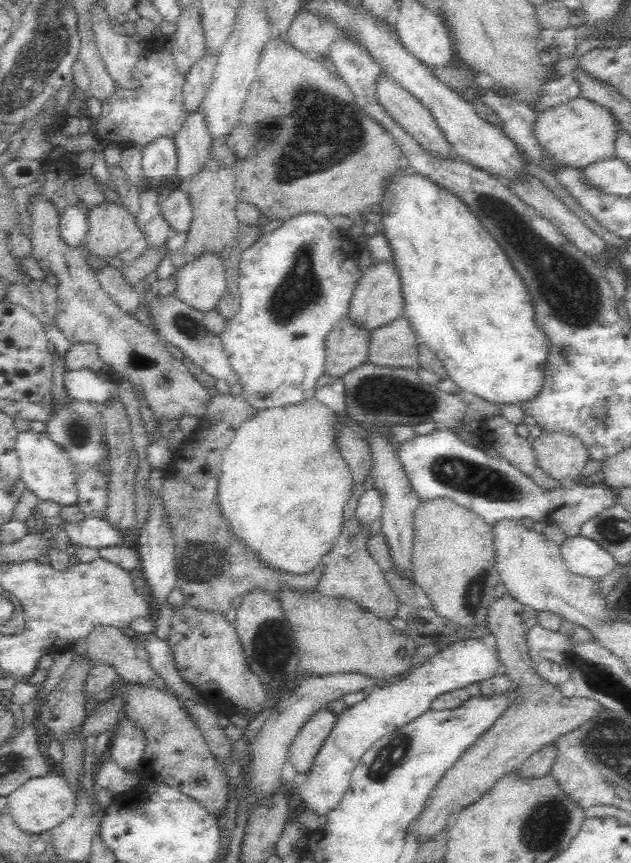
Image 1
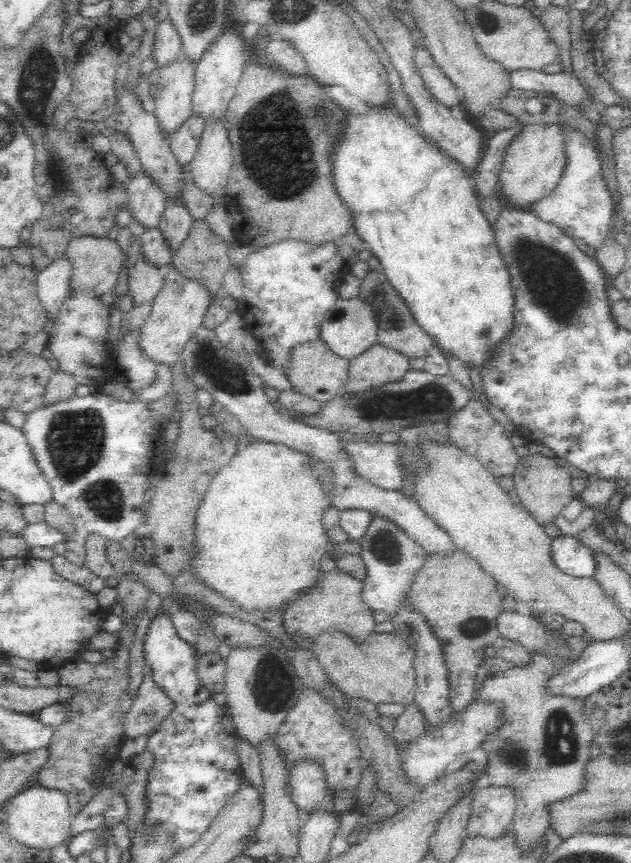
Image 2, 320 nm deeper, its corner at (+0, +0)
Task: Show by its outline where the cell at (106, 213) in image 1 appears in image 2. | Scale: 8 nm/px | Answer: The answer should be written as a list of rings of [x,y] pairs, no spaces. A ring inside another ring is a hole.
[[[82,236],[73,238],[66,250],[66,255],[72,261],[72,274],[69,288],[77,289],[84,287],[101,295],[113,290],[118,280],[118,273],[123,265],[125,251],[118,246],[116,240],[106,236]]]

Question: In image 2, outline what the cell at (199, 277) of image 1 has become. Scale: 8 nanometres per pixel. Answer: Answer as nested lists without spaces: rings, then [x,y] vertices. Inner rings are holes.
[[[170,262],[167,265],[167,273],[160,292],[152,300],[152,312],[141,326],[140,347],[144,354],[154,359],[156,364],[160,362],[170,366],[179,360],[179,354],[183,351],[188,339],[195,334],[197,328],[203,324],[204,316],[208,309],[217,302],[221,296],[212,295],[204,281],[196,277],[182,275],[176,265]]]

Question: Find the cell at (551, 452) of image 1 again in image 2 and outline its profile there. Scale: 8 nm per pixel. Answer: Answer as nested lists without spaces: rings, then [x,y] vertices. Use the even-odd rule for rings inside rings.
[[[541,453],[522,456],[513,475],[515,489],[514,498],[521,507],[530,512],[540,524],[553,523],[554,518],[560,516],[562,507],[574,495],[572,492],[572,476],[562,466],[556,463],[555,458],[547,458]]]

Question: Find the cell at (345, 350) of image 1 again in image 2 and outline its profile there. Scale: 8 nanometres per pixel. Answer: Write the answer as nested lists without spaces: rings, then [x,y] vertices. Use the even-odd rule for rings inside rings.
[[[318,337],[294,347],[292,350],[292,370],[288,372],[286,378],[292,383],[293,390],[324,404],[332,400],[347,383],[348,368],[350,368],[350,359],[336,354],[336,351],[328,346],[328,342],[324,341],[322,337]]]

